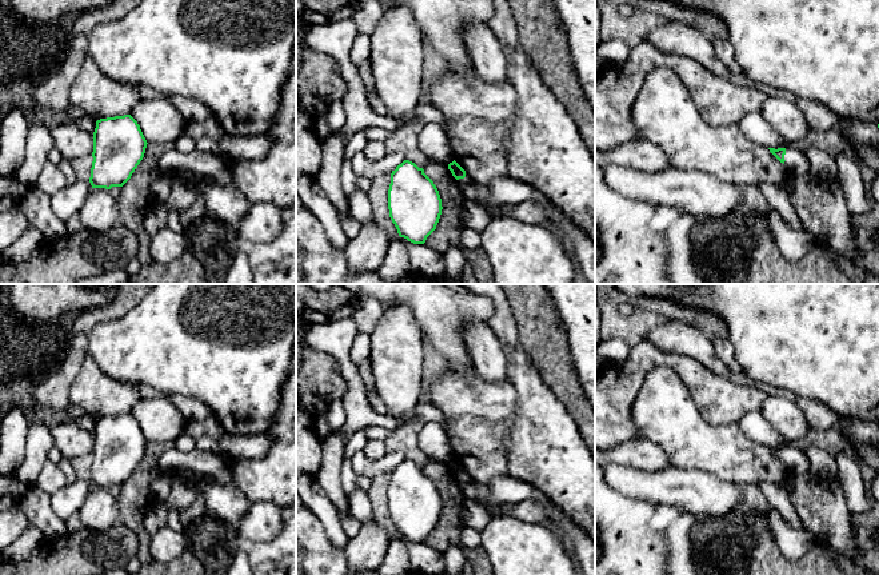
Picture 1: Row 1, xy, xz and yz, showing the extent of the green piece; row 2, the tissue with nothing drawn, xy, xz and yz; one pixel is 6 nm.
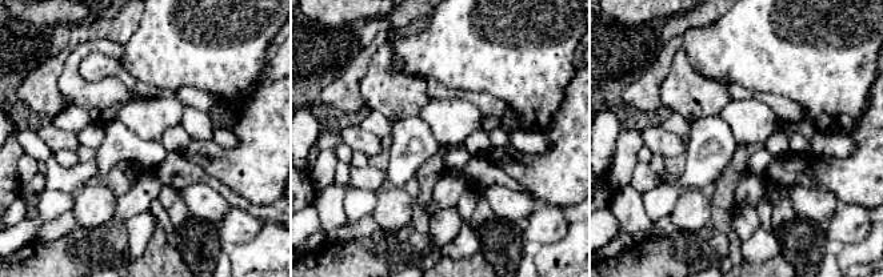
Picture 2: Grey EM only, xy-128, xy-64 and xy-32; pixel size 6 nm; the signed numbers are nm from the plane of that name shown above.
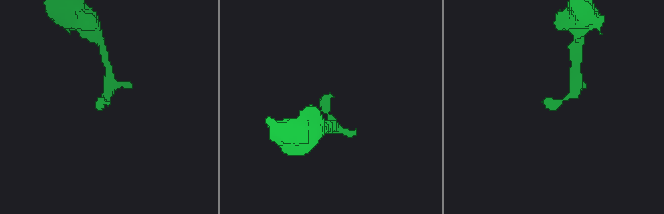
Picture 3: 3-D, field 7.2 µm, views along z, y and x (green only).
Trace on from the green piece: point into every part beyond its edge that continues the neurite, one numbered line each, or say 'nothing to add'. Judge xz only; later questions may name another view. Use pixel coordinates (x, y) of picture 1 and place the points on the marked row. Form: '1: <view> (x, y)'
1: xz (502, 191)

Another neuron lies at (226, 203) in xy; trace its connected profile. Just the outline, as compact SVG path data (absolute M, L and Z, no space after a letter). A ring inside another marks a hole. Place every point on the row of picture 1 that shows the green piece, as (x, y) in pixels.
M203 184L200 199L207 216L215 217L232 228L245 216L251 201L235 185Z

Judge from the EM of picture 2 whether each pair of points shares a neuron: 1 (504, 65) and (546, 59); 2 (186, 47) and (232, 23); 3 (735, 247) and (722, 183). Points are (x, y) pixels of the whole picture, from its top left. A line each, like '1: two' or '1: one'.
1: one
2: one
3: one

